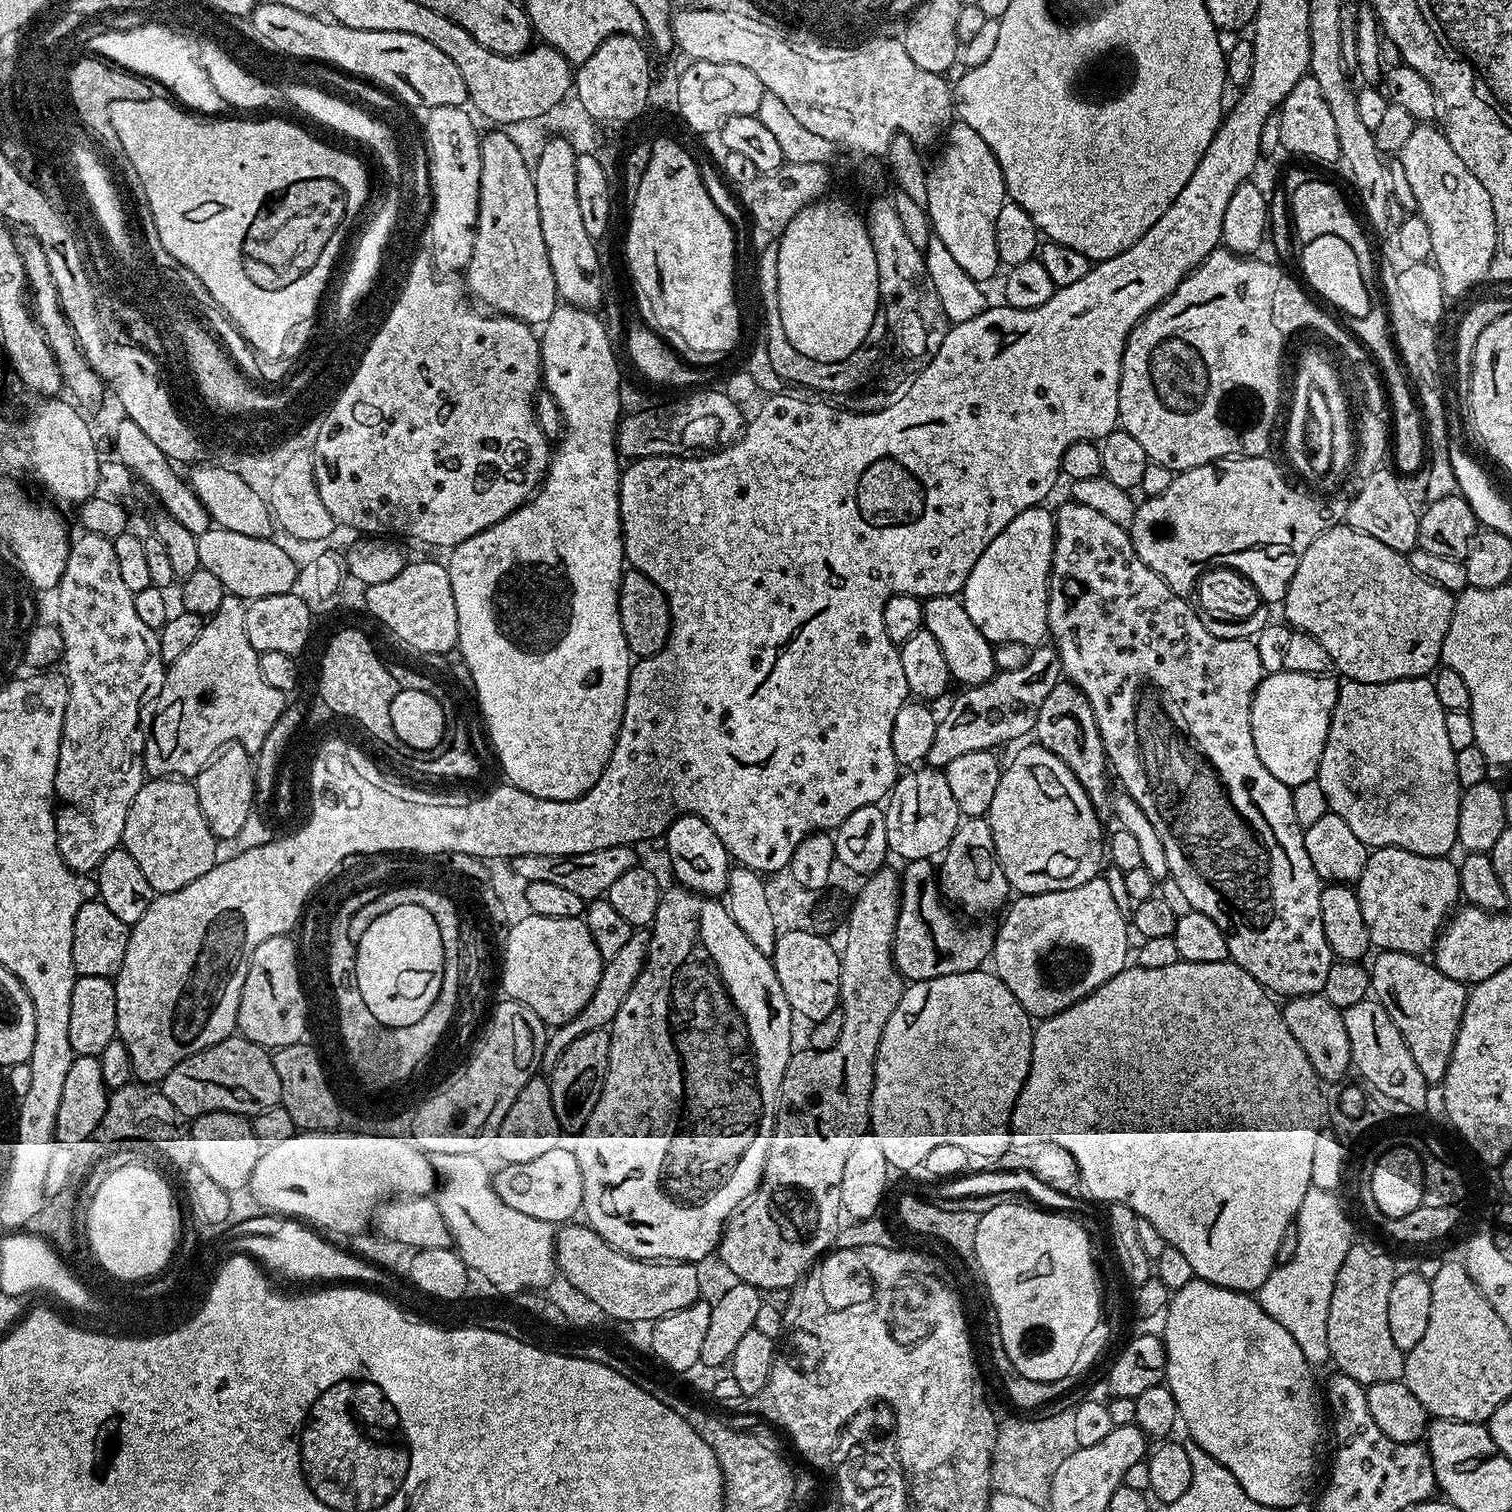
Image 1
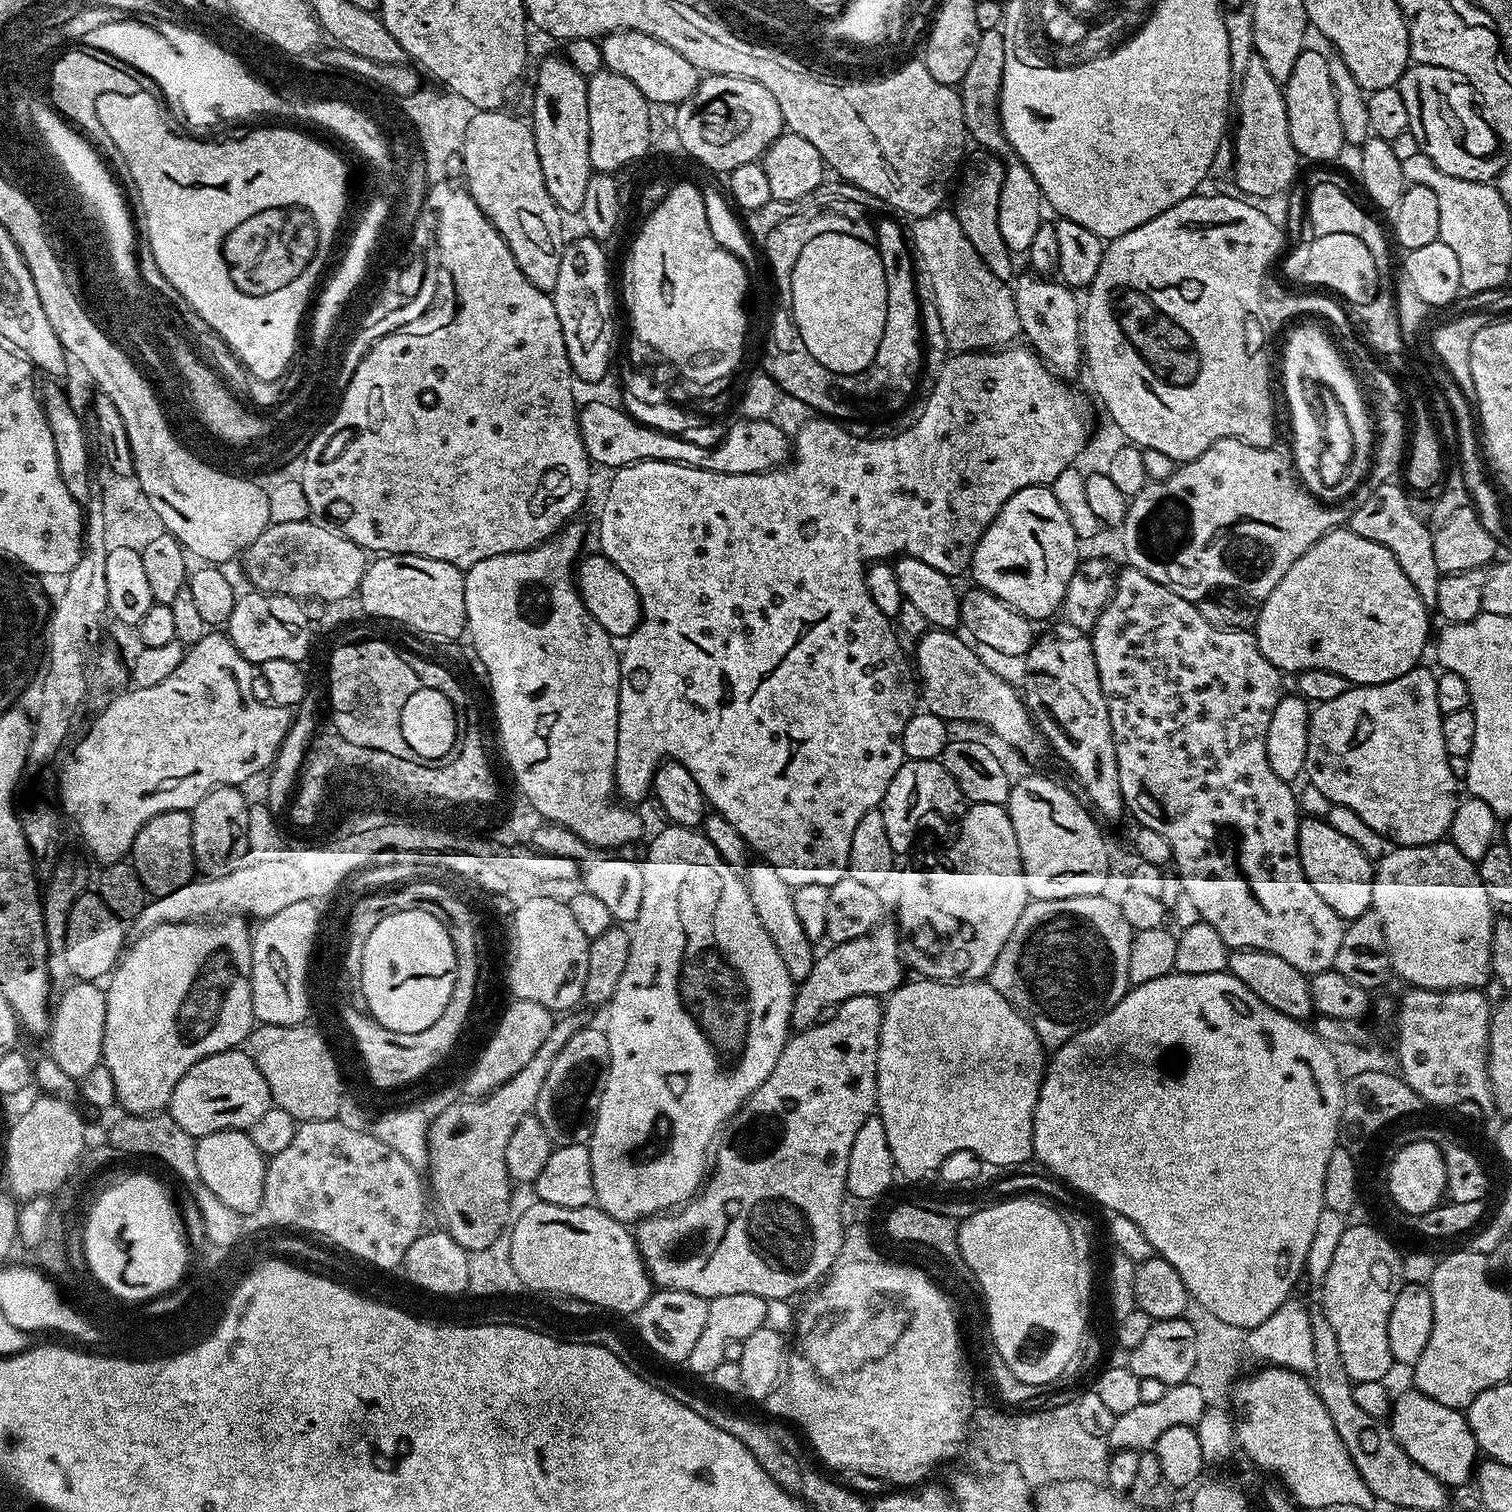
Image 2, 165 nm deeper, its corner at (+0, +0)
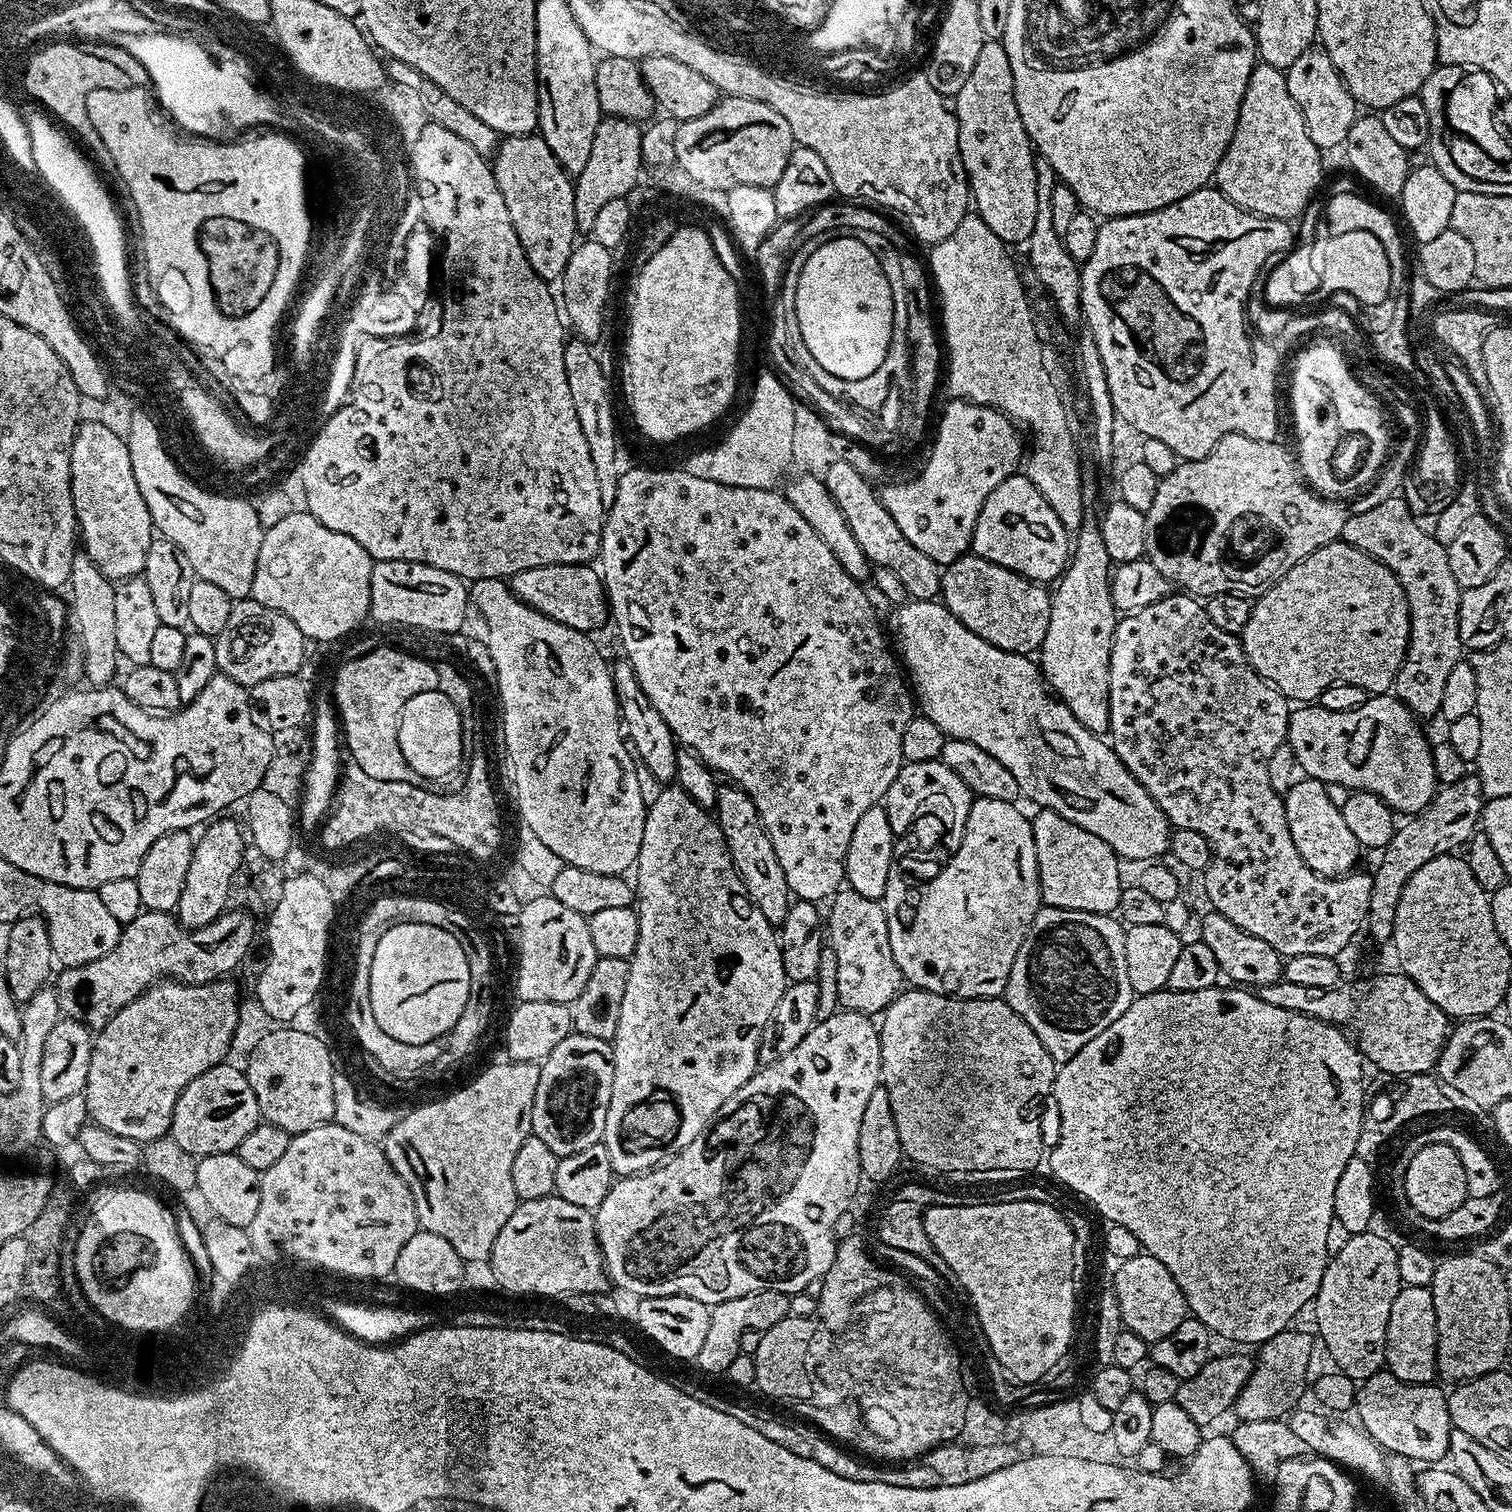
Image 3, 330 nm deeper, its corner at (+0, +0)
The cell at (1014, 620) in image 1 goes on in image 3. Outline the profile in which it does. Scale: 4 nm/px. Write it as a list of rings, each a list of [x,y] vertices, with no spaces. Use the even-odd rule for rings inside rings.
[[[1017,474],[1006,478],[1002,486],[998,486],[986,498],[986,506],[982,506],[982,514],[978,514],[978,522],[974,526],[971,551],[977,556],[986,558],[986,562],[994,562],[998,566],[1006,566],[1006,570],[1014,570],[1027,580],[1035,580],[1045,586],[1059,581],[1070,559],[1070,532],[1058,522],[1058,514],[1050,510],[1050,502],[1042,498],[1038,486],[1026,474]]]

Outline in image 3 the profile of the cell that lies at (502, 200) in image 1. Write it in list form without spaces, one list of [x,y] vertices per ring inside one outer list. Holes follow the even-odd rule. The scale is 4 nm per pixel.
[[[538,134],[503,137],[499,141],[491,166],[494,178],[498,182],[498,190],[502,190],[502,202],[506,202],[506,210],[510,210],[514,234],[518,234],[518,242],[534,274],[541,276],[545,282],[559,281],[570,262],[572,249],[578,243],[578,229],[574,218],[576,186],[573,177],[561,166],[558,158],[554,158],[550,146],[546,146],[546,142]]]

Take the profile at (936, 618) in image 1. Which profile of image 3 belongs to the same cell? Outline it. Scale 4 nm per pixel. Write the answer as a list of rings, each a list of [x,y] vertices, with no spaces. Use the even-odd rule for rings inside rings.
[[[836,461],[822,472],[824,484],[830,490],[834,502],[842,510],[854,538],[858,538],[858,546],[867,554],[869,561],[875,566],[886,566],[906,586],[909,597],[914,600],[936,600],[940,595],[941,565],[918,550],[902,530],[898,530],[898,522],[888,513],[888,507],[880,502],[877,489],[868,482],[852,465],[846,461]]]

